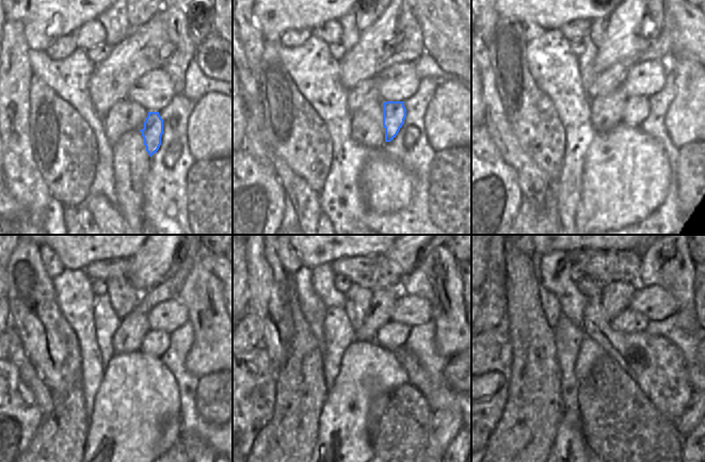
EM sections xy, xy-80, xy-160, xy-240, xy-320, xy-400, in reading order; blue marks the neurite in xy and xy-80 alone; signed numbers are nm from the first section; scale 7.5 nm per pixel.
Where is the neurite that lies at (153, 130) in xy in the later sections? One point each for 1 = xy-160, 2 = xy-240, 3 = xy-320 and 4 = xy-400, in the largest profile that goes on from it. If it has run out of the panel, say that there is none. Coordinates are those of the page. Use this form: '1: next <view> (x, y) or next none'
1: next xy-160 (636, 109)
2: next xy-240 (155, 344)
3: next xy-320 (393, 336)
4: next xy-400 (629, 321)

